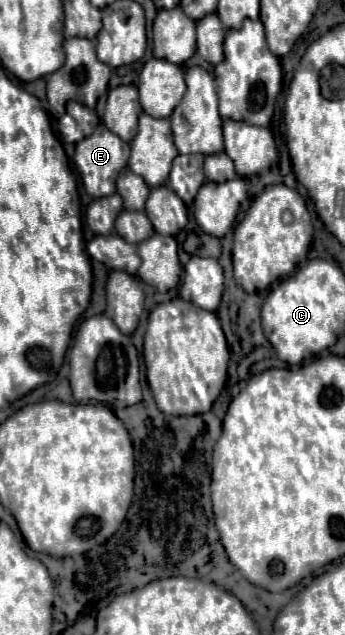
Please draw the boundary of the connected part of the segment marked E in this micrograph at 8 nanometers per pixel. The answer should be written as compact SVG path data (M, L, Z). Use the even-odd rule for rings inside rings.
M98 125L96 131L86 137L84 141L76 143L76 155L74 155L74 163L78 165L78 171L82 175L86 193L92 195L94 199L98 197L108 197L110 193L116 191L116 179L118 173L122 171L122 167L126 165L130 157L130 145L126 141L122 141L116 133L110 133L104 125Z

